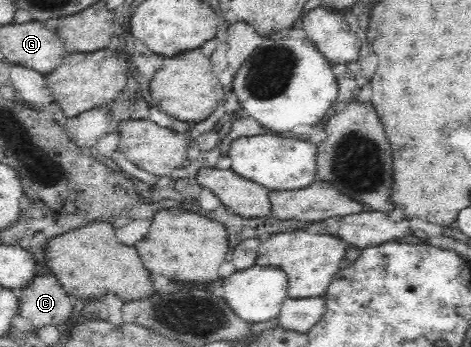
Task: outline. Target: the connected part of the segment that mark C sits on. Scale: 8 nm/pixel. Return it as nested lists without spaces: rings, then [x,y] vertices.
[[[42,271],[32,280],[32,283],[28,284],[28,287],[23,287],[21,297],[18,299],[20,300],[20,315],[31,320],[31,324],[37,329],[50,324],[55,326],[63,324],[69,319],[73,310],[69,295],[50,271]]]

